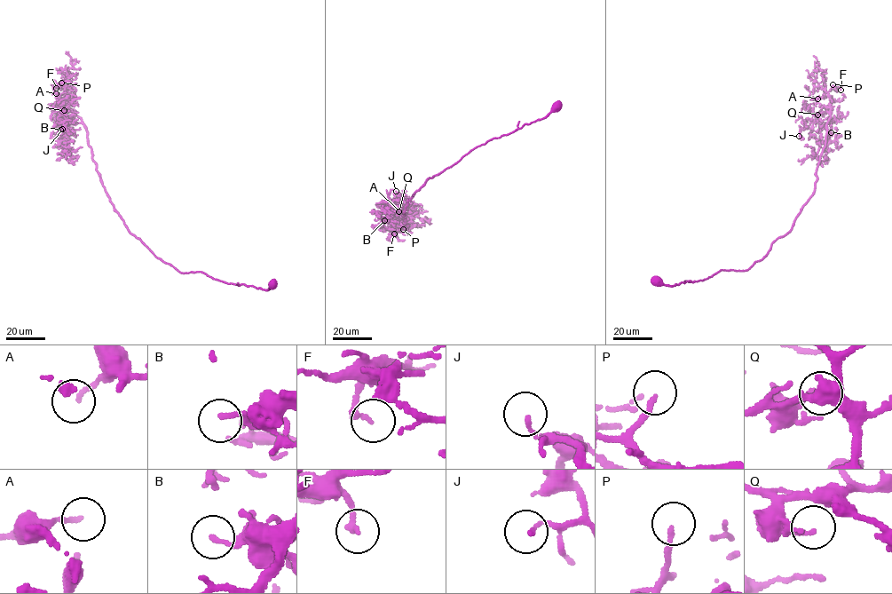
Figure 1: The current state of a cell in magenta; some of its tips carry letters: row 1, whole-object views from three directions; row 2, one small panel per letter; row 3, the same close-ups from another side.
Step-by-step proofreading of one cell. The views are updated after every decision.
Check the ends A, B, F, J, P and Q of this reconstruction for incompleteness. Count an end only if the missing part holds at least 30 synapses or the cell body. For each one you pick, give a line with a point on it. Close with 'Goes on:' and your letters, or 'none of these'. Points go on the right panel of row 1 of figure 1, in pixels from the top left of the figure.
P: (832, 84)
Goes on: P

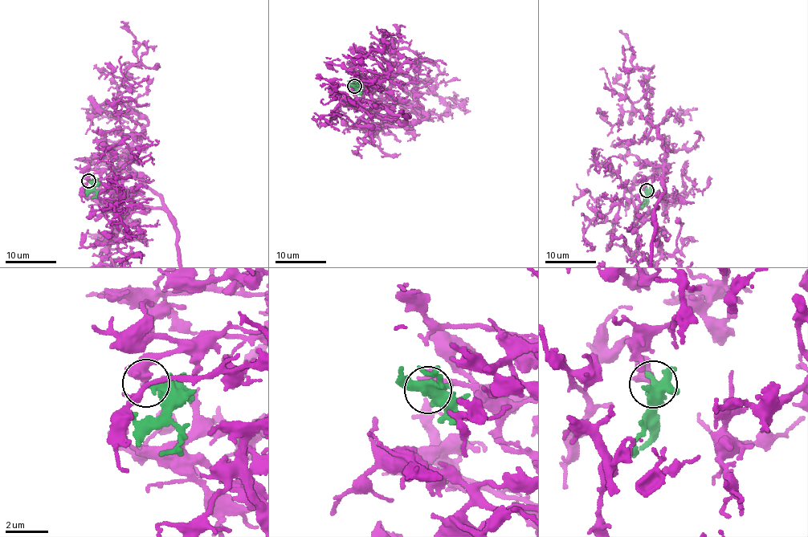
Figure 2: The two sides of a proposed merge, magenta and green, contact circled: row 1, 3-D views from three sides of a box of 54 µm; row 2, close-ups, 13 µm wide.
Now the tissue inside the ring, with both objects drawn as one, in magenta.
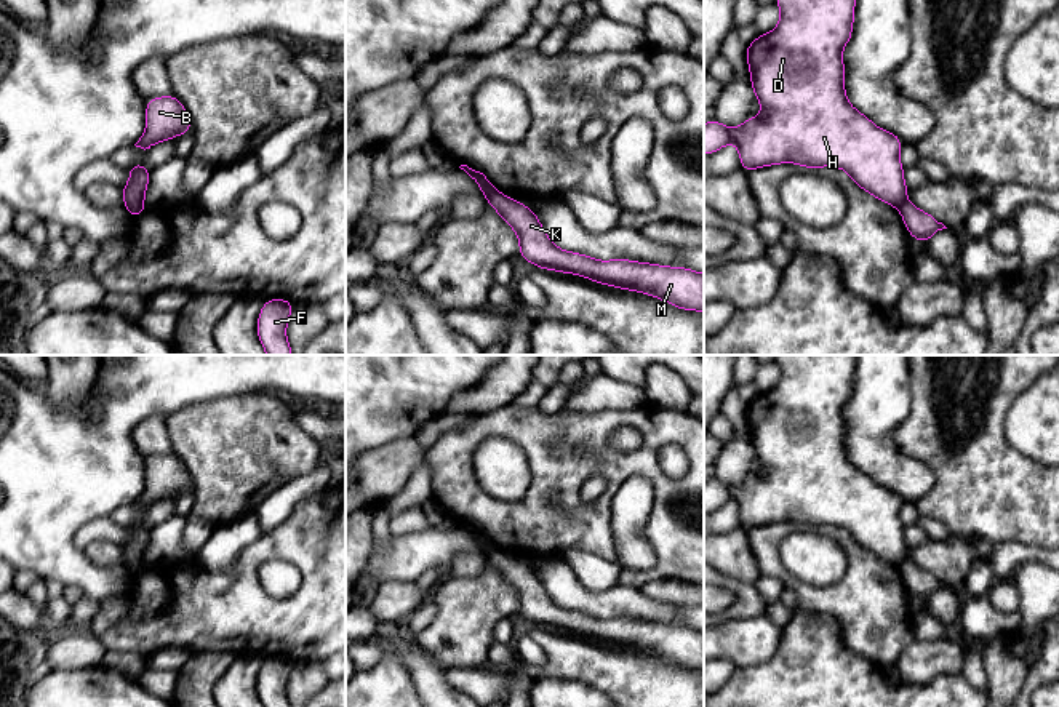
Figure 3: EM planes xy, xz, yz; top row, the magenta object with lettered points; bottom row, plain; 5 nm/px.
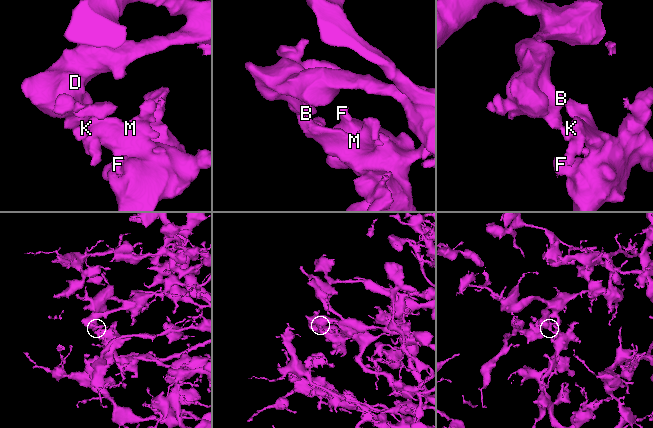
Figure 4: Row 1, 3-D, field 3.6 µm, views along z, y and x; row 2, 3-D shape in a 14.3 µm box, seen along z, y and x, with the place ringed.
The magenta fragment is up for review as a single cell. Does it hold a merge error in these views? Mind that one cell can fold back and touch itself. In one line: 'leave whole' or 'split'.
split

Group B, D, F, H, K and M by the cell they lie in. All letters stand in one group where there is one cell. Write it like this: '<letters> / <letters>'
B D H / F K M

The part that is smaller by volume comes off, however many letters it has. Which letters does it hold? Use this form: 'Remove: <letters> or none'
Remove: F, K, M

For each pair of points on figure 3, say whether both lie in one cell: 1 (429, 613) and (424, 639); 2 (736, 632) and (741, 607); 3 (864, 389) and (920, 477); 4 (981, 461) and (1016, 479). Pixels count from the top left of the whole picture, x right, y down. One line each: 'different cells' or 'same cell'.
1: different cells
2: different cells
3: same cell
4: same cell

